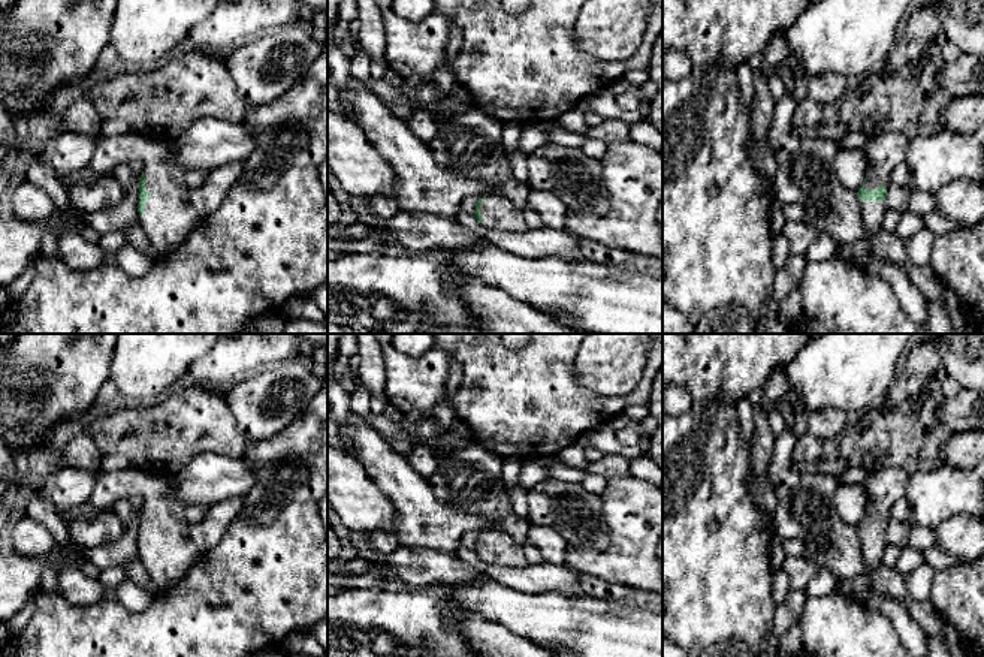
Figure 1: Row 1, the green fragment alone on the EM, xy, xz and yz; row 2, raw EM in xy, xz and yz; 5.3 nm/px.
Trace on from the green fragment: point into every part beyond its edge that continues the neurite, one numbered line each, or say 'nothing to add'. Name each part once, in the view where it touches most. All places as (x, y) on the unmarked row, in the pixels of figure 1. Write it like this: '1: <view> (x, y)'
1: xy (169, 552)

